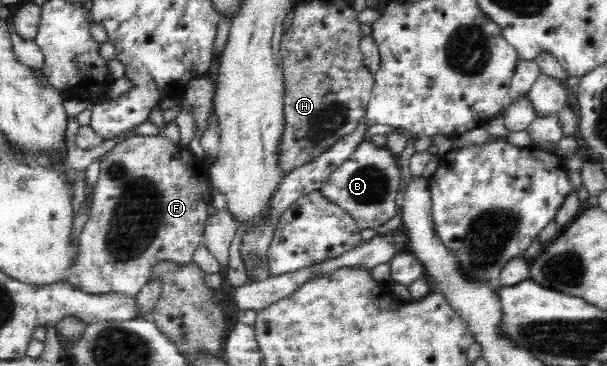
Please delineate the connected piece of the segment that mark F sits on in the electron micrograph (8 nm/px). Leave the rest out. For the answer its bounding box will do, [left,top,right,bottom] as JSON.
[67,132,211,297]

